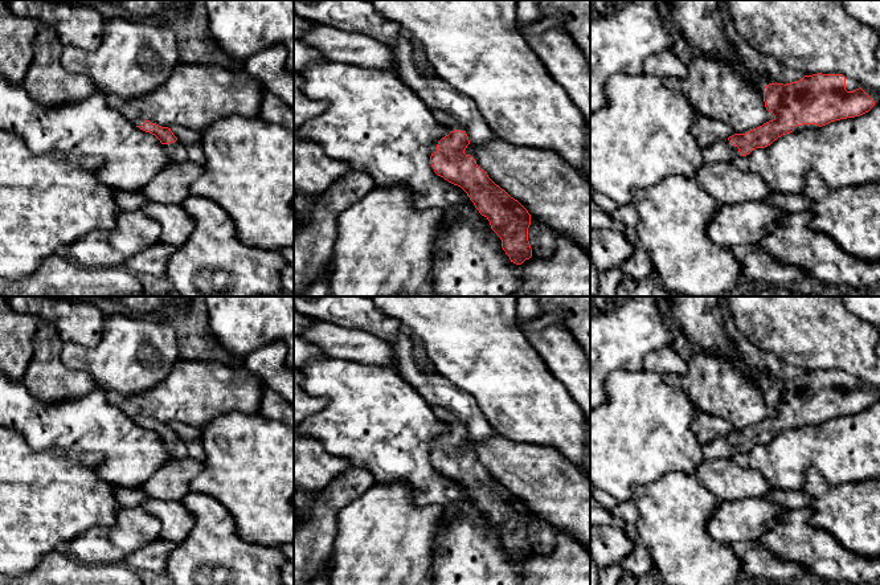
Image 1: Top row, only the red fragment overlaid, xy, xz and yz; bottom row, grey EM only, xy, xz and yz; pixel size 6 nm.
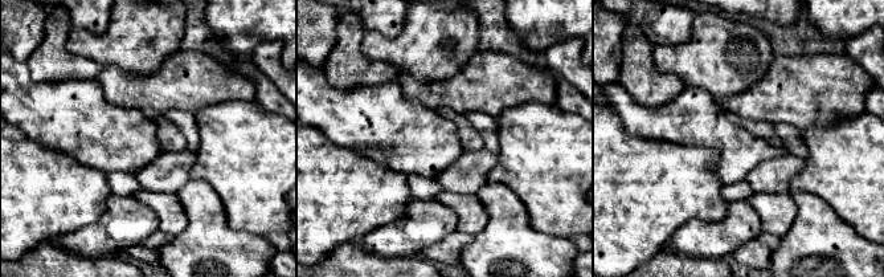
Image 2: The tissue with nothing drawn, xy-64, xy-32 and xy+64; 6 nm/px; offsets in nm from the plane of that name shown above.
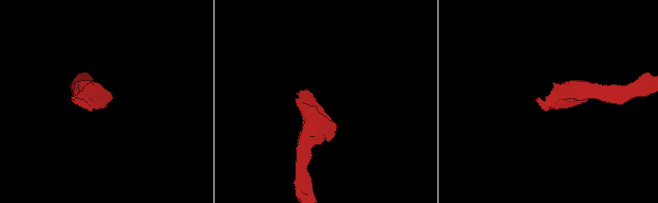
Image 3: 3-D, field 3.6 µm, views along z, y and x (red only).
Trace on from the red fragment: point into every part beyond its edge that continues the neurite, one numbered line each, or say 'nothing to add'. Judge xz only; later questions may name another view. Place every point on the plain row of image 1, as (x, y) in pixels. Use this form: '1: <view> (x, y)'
1: xz (446, 416)

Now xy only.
1: xy (176, 448)

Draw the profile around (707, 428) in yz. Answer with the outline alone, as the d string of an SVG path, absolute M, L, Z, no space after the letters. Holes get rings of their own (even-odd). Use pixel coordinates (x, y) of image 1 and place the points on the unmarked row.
M696 410L692 430L700 445L707 445L715 438L732 433L732 426L720 417Z

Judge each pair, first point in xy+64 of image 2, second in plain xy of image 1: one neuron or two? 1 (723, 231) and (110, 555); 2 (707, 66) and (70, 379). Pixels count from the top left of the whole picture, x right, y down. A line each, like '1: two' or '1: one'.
1: one
2: two

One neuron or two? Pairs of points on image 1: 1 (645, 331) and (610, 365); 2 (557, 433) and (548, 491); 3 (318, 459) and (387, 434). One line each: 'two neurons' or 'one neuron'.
1: one neuron
2: two neurons
3: two neurons

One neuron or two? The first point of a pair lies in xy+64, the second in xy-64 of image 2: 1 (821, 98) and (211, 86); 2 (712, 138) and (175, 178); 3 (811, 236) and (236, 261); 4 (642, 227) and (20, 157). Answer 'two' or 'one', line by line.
1: one
2: two
3: one
4: one

